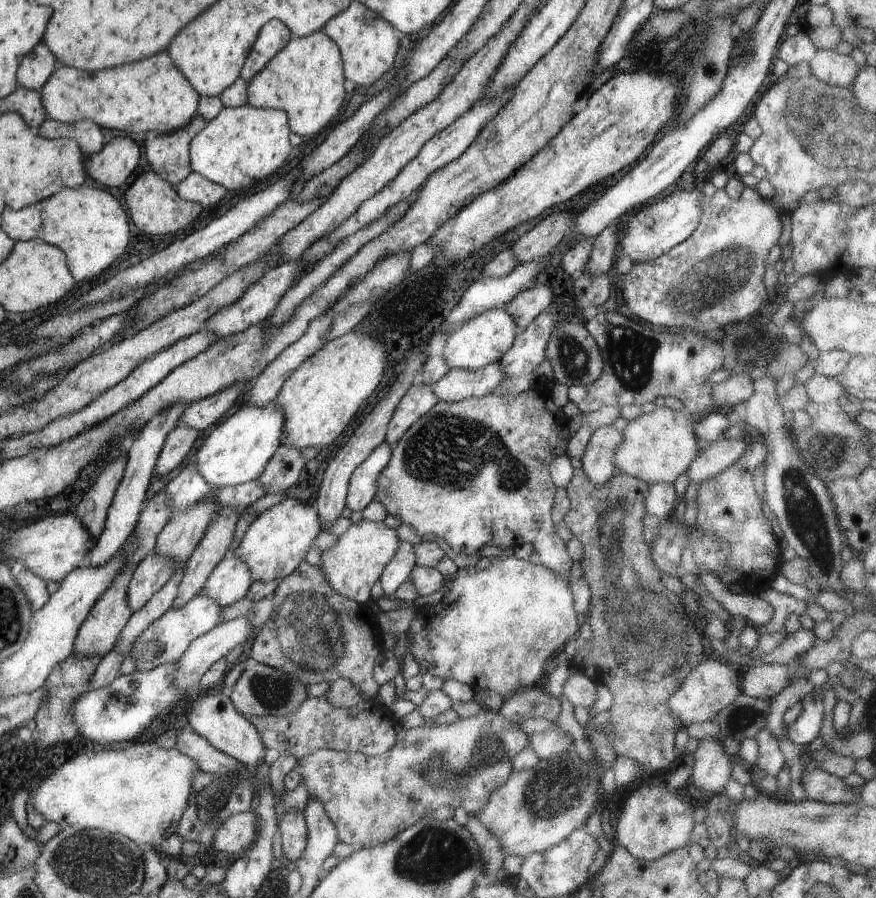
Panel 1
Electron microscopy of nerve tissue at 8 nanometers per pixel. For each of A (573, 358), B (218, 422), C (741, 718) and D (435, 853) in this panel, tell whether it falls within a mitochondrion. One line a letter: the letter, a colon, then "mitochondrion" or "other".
A: mitochondrion
B: other
C: mitochondrion
D: mitochondrion

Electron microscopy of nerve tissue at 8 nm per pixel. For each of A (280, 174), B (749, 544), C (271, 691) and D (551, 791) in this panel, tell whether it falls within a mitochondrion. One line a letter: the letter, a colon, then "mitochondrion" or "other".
A: other
B: other
C: mitochondrion
D: mitochondrion

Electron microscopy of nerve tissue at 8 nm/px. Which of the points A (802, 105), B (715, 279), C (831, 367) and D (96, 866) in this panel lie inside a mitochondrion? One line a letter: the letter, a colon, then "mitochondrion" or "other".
A: mitochondrion
B: mitochondrion
C: other
D: mitochondrion

